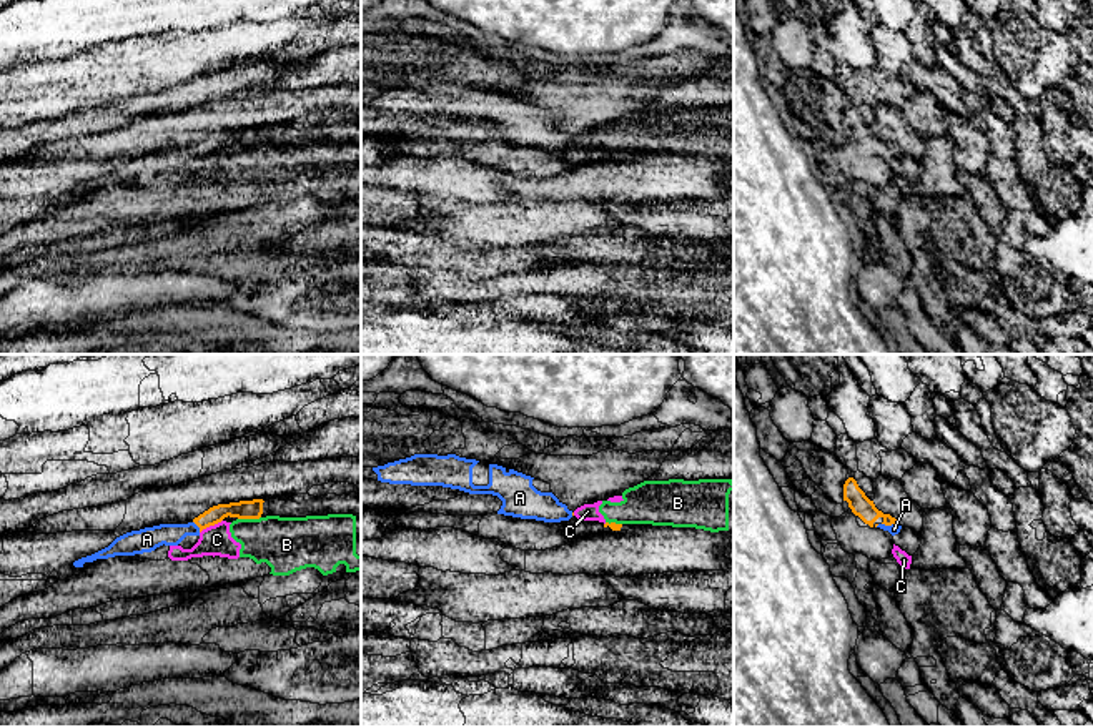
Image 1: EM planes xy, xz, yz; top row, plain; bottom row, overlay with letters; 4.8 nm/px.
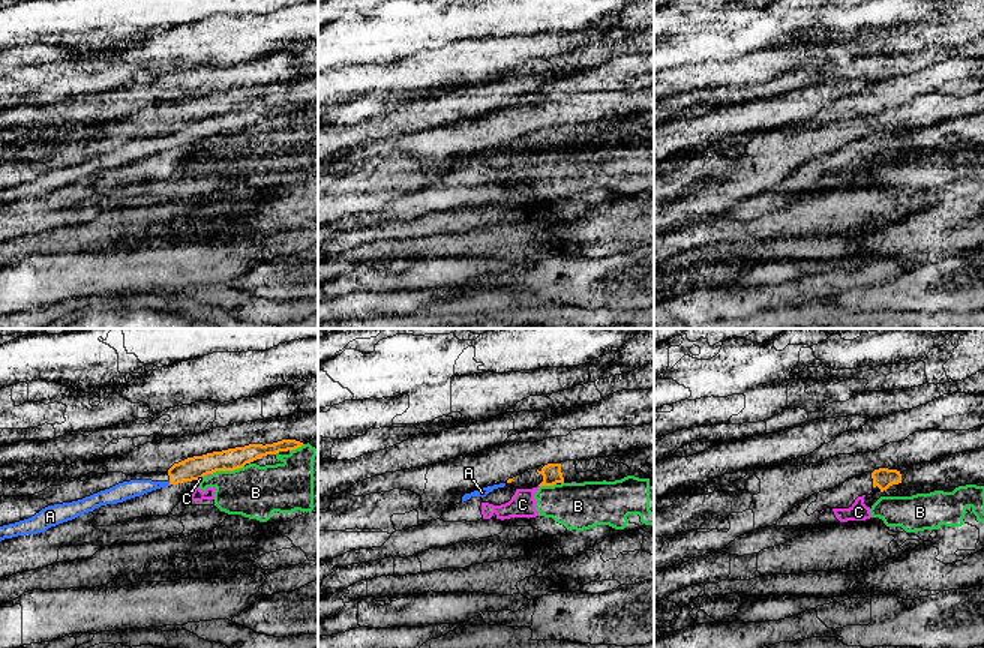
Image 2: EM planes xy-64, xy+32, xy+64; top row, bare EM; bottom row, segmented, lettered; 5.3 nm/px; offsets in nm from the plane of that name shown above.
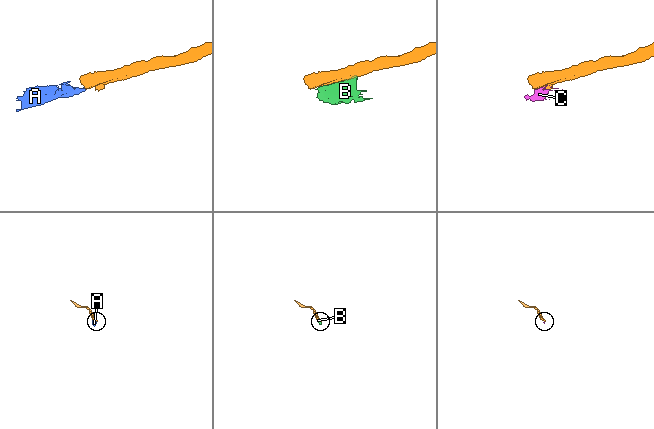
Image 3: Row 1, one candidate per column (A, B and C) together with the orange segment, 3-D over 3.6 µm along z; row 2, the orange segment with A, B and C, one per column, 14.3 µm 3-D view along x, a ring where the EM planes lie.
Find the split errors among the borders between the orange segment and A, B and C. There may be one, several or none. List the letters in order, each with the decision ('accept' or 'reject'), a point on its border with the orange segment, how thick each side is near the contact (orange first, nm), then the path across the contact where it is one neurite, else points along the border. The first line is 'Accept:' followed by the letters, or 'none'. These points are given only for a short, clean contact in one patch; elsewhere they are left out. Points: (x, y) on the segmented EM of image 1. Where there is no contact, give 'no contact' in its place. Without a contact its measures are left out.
Accept: A
A: accept; contact yz (889, 524); calibres 100 and 50 nm; way yz (859, 503), (889, 524), (894, 529)
B: reject; contact xy (248, 518); calibres 100 and 280 nm
C: reject; contact xy (210, 524); calibres 100 and 150 nm; border xy (222, 519), (200, 533)

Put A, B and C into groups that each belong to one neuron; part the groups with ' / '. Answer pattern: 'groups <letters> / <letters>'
groups A / B C

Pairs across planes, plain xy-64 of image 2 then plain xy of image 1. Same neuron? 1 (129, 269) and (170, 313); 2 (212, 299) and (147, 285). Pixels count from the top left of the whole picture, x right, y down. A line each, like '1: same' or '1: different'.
1: different
2: different

